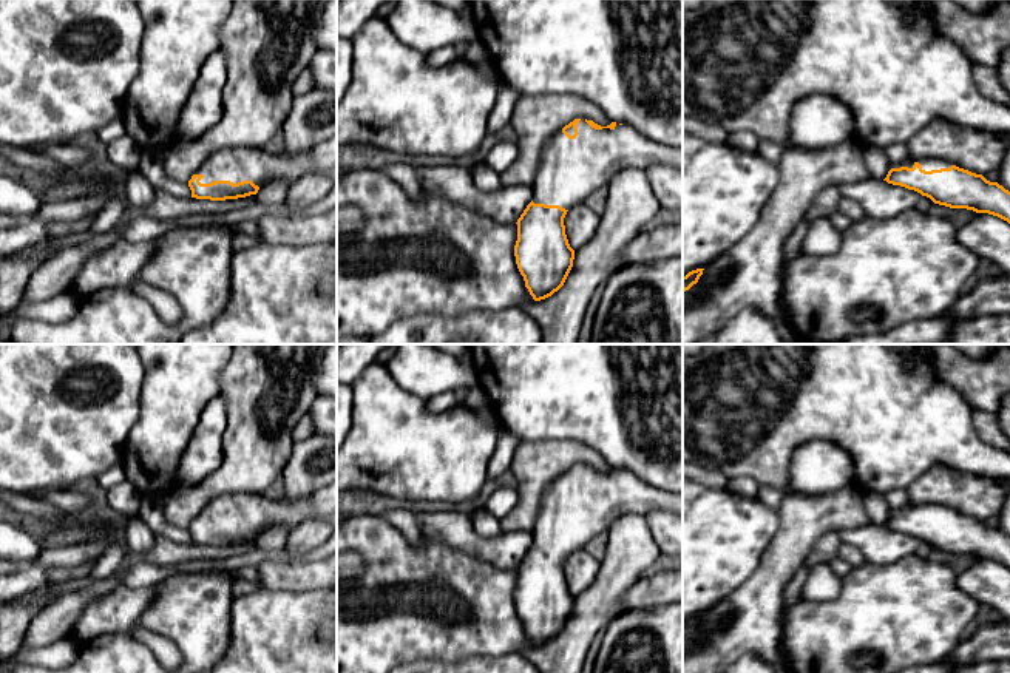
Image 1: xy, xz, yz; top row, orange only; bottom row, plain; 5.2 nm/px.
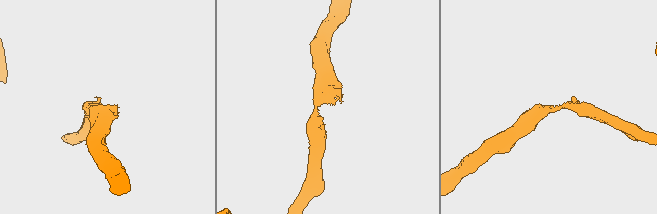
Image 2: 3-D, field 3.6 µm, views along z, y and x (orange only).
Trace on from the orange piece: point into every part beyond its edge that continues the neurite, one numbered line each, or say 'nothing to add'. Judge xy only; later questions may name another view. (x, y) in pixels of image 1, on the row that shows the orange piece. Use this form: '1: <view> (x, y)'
1: xy (258, 165)

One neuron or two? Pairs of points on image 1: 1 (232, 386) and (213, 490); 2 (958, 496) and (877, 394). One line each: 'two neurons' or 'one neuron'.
1: one neuron
2: two neurons

